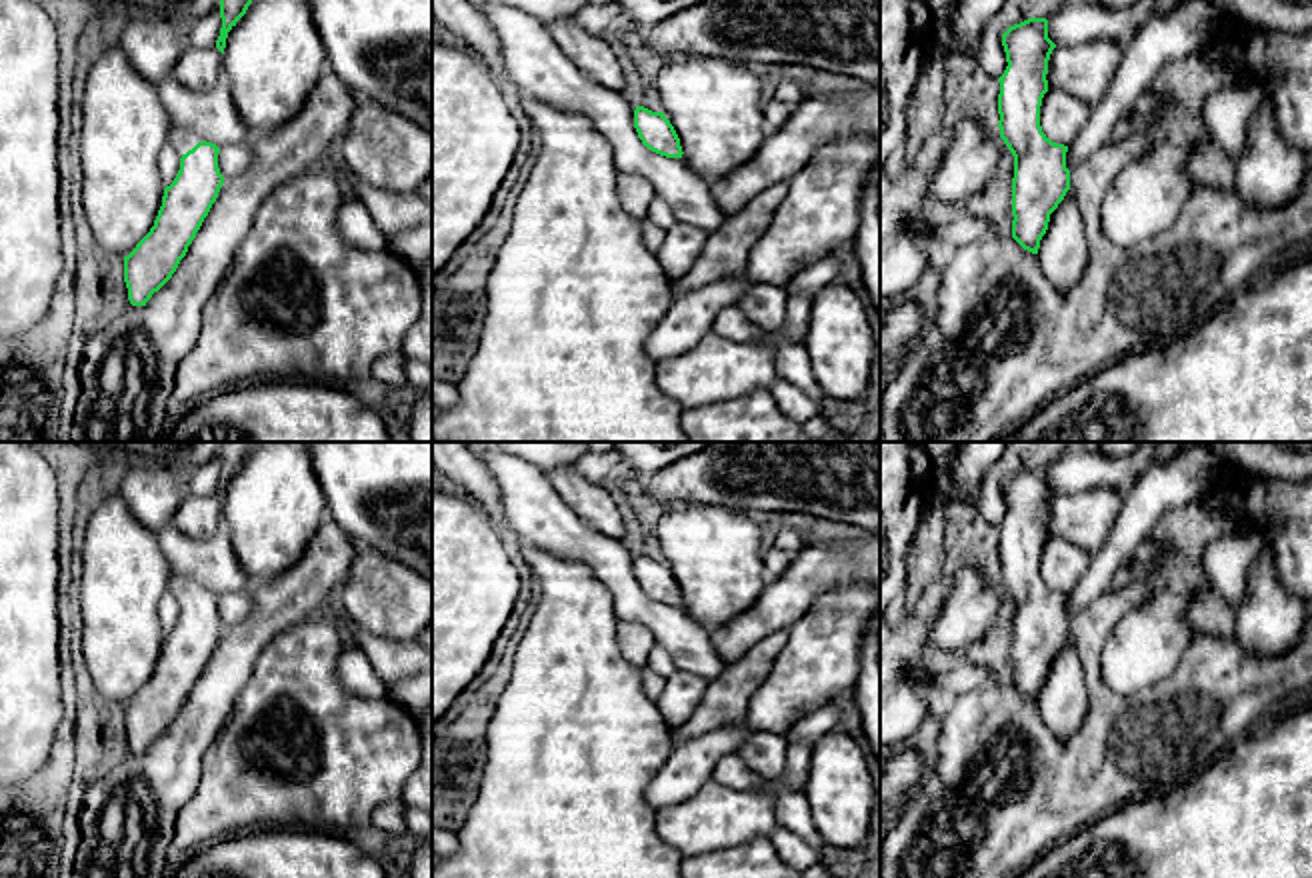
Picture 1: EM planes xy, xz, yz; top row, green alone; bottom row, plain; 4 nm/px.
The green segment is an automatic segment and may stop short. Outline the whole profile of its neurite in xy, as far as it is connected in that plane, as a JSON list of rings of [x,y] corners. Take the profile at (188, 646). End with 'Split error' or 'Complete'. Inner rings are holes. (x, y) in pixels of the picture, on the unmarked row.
[[[170,574],[168,592],[180,604],[180,618],[164,636],[154,674],[124,704],[124,730],[132,754],[146,754],[172,726],[224,632],[216,592],[178,574]]]. Split error

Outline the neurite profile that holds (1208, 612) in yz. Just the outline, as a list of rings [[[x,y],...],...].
[[[1196,594],[1188,602],[1190,622],[1198,632],[1228,638],[1234,634],[1236,610],[1218,594]]]

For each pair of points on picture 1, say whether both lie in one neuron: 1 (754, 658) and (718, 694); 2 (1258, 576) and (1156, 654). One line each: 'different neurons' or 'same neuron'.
1: same neuron
2: different neurons

